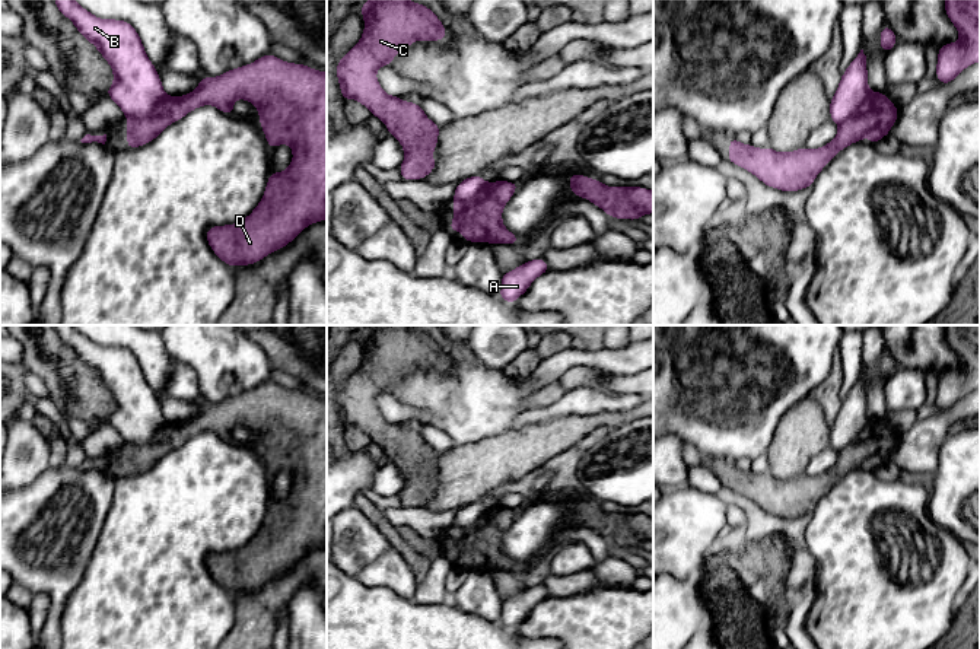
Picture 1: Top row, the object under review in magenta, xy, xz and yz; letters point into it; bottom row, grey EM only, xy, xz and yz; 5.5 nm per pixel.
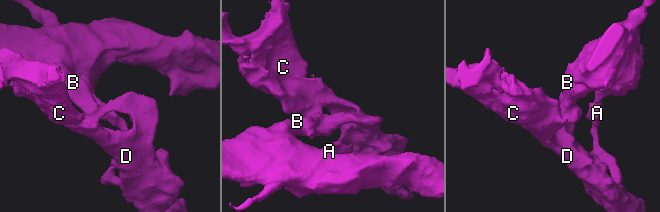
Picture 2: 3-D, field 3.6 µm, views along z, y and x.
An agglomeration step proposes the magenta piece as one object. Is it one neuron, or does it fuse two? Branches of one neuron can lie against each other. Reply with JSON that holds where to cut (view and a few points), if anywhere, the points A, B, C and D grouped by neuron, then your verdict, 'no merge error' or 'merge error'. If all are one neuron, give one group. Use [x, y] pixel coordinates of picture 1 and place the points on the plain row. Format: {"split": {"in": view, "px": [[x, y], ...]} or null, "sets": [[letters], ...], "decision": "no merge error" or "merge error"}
{"split": {"in": "xy", "px": [[168, 423], [150, 441], [142, 445], [127, 445]]}, "sets": [["A", "B"], ["C", "D"]], "decision": "merge error"}

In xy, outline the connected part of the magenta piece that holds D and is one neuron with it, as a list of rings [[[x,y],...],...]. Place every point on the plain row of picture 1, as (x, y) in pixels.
[[[268,379],[251,391],[228,397],[217,404],[201,404],[192,419],[182,423],[168,423],[159,436],[143,446],[127,445],[127,474],[136,475],[153,468],[168,452],[203,432],[213,432],[223,440],[233,442],[233,429],[239,424],[251,429],[258,436],[260,451],[270,475],[289,471],[293,486],[283,499],[270,500],[264,522],[249,543],[239,550],[207,556],[206,566],[211,578],[232,595],[261,588],[271,579],[289,572],[309,551],[327,545],[327,400],[302,389],[283,388]]]

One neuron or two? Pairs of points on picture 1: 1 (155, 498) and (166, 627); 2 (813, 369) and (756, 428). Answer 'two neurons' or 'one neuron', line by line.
1: one neuron
2: one neuron

